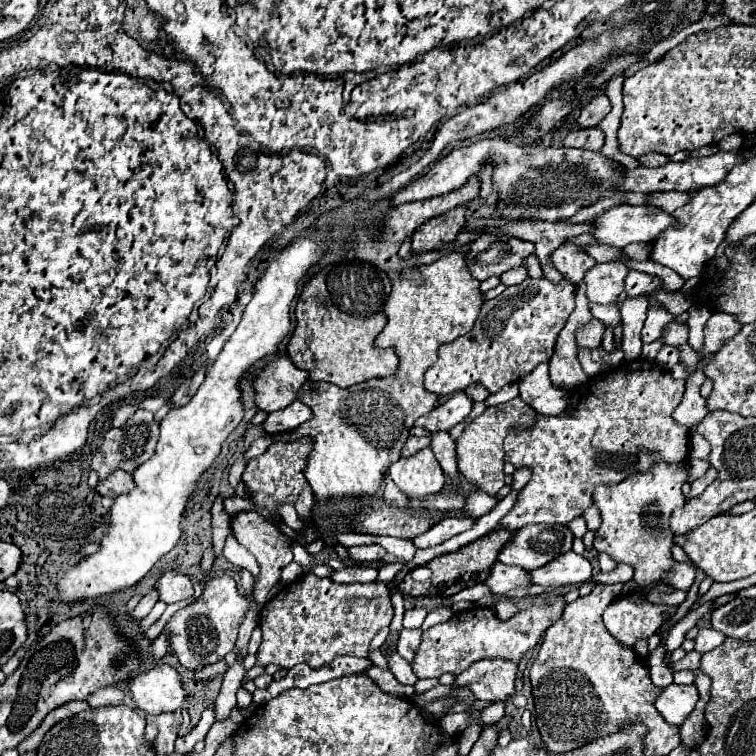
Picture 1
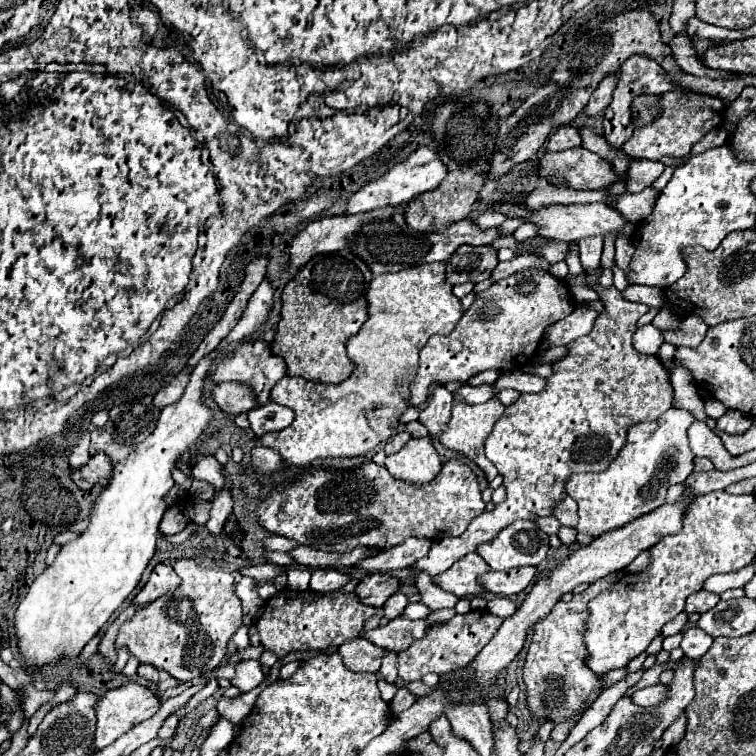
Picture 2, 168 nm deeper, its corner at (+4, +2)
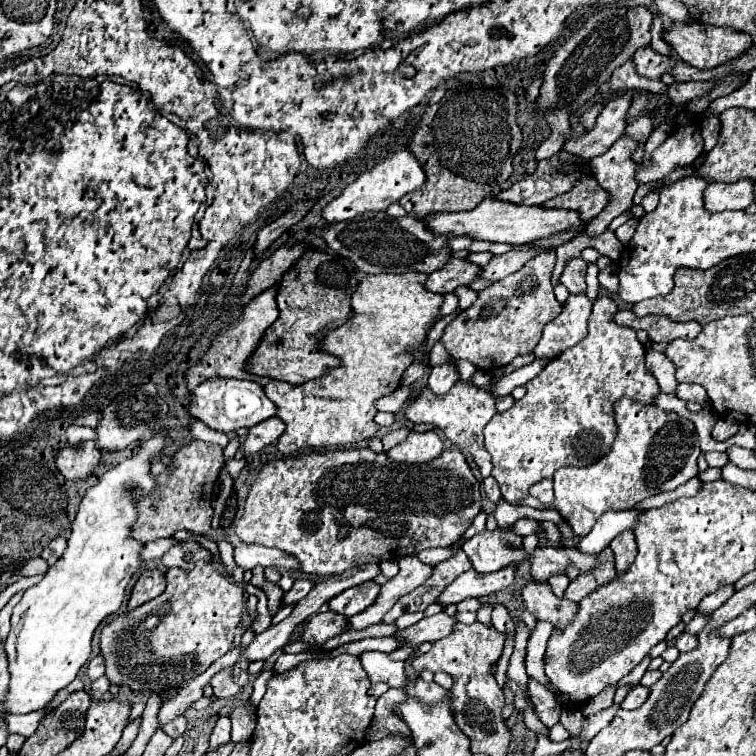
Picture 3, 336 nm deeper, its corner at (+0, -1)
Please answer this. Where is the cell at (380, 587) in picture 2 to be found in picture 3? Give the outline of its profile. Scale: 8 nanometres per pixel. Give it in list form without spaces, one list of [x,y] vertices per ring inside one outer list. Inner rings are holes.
[[[366,581],[362,585],[350,587],[350,589],[338,593],[338,597],[332,597],[332,601],[328,601],[328,609],[332,613],[342,613],[346,617],[362,613],[364,609],[368,609],[374,603],[378,589],[380,589],[380,585],[376,585],[374,581]]]

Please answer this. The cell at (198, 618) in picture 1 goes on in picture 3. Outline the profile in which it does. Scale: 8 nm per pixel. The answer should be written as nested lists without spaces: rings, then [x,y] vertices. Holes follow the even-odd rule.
[[[200,559],[190,573],[182,569],[166,571],[166,591],[156,599],[116,615],[100,633],[100,653],[106,665],[106,677],[112,685],[128,687],[130,691],[146,689],[154,693],[166,693],[180,689],[186,681],[192,681],[198,673],[206,671],[222,653],[226,653],[234,641],[236,627],[244,613],[244,585],[226,577],[212,561]]]

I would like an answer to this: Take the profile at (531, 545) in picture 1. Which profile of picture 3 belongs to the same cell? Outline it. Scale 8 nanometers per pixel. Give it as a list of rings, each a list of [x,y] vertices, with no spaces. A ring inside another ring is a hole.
[[[512,529],[482,531],[464,541],[462,551],[470,557],[470,565],[478,573],[490,573],[512,563],[522,563],[528,555],[520,547],[522,537]]]

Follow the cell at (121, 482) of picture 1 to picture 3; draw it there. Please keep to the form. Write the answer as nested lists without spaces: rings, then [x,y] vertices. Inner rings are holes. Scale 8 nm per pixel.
[[[82,441],[78,445],[66,443],[56,455],[56,467],[66,479],[84,479],[88,477],[100,461],[100,451],[94,441]]]

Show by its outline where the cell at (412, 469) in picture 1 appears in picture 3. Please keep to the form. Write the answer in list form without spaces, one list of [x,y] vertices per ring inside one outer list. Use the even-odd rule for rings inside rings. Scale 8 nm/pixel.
[[[410,431],[410,437],[402,445],[388,451],[388,457],[398,463],[424,463],[436,459],[444,449],[442,439],[434,431],[418,433]]]

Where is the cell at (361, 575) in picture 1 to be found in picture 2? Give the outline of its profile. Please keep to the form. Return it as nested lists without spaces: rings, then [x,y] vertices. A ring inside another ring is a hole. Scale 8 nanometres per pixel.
[[[314,570],[312,572],[312,580],[310,580],[310,588],[314,592],[332,592],[338,590],[342,586],[346,586],[350,582],[350,574],[348,572],[340,572],[340,570]]]

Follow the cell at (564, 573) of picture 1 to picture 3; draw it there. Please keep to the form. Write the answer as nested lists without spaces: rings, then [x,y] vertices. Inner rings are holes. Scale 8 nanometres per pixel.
[[[506,567],[494,573],[476,573],[470,569],[468,573],[460,573],[438,597],[436,603],[448,605],[448,603],[460,603],[468,597],[482,597],[492,595],[498,589],[508,589],[514,585],[514,569]]]

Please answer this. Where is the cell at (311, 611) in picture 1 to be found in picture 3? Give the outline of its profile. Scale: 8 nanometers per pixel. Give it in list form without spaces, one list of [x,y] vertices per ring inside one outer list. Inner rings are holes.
[[[316,613],[314,617],[310,617],[302,641],[304,643],[314,643],[314,645],[322,645],[324,641],[328,641],[330,637],[336,637],[344,631],[344,623],[346,617],[344,615],[336,615],[336,613]]]

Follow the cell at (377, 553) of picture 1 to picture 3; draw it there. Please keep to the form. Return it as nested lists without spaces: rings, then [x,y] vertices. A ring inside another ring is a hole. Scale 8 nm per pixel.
[[[238,543],[234,547],[234,561],[242,569],[254,569],[254,567],[276,567],[276,569],[298,569],[298,561],[294,557],[288,557],[280,549],[270,549],[264,545],[246,545]]]

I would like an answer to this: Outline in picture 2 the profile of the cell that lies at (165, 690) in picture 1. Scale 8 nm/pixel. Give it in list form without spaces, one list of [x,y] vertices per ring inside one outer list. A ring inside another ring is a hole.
[[[130,680],[128,684],[110,690],[104,698],[98,700],[96,706],[96,716],[98,716],[98,724],[96,724],[96,736],[94,736],[94,746],[100,750],[104,746],[108,746],[110,742],[118,740],[122,734],[126,734],[130,728],[134,728],[136,724],[144,722],[146,718],[152,718],[152,714],[158,710],[158,706],[162,704],[162,700],[158,698],[158,694],[154,690],[150,690],[148,686],[142,686],[134,680]]]

